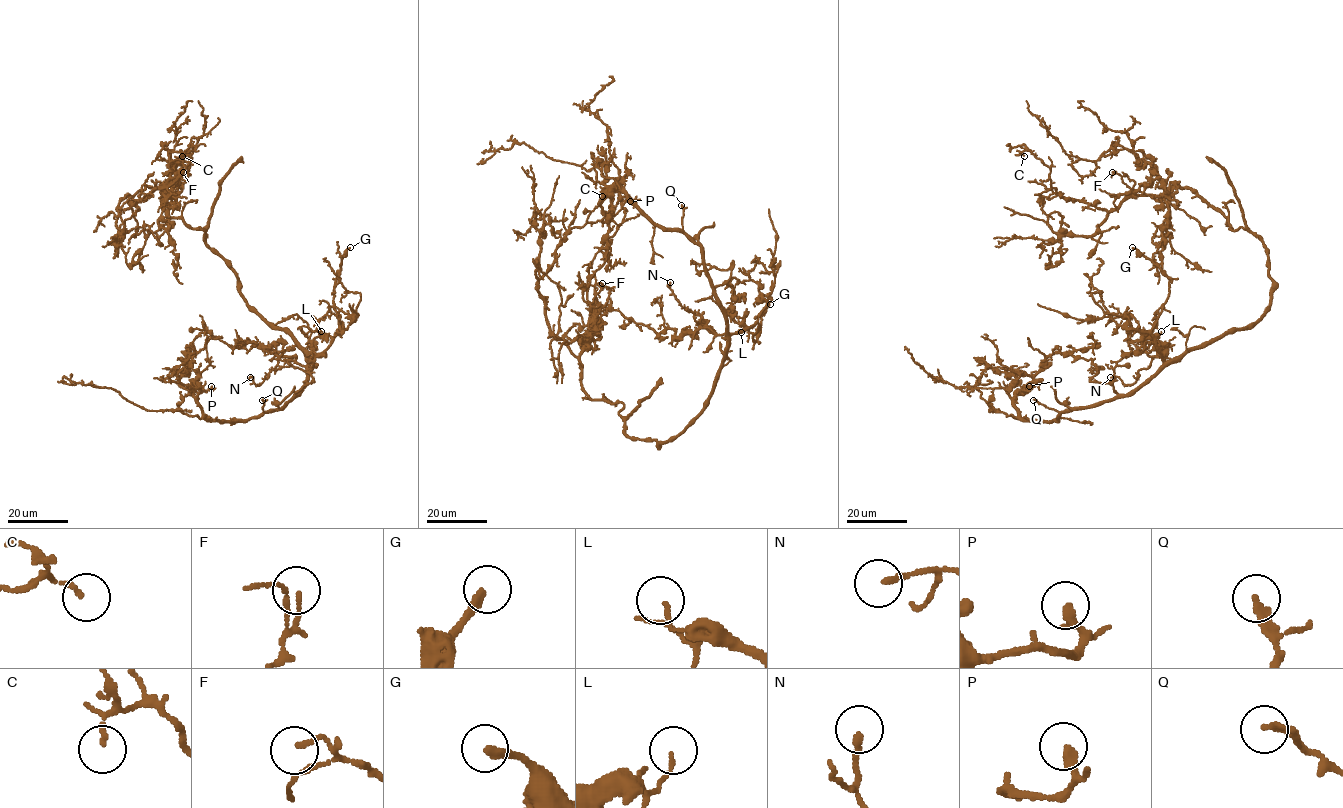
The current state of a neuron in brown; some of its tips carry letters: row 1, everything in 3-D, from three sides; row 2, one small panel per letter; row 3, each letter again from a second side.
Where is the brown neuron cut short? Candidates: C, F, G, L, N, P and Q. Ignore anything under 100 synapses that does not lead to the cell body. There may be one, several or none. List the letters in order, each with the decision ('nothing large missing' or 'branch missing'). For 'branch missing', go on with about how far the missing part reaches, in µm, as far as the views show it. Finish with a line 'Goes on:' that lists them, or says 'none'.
C: nothing large missing
F: nothing large missing
G: nothing large missing
L: nothing large missing
N: nothing large missing
P: nothing large missing
Q: nothing large missing
Goes on: none

